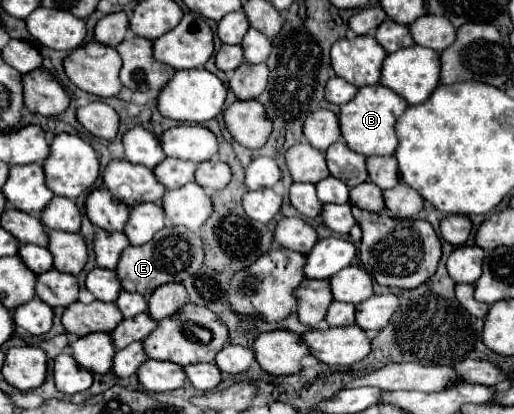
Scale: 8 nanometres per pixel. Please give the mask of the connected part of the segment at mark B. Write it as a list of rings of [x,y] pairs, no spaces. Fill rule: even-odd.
[[[375,84],[375,86],[363,86],[355,98],[347,104],[341,106],[339,112],[339,128],[341,128],[341,136],[345,138],[345,144],[366,157],[389,156],[393,155],[397,148],[397,136],[395,136],[395,120],[405,112],[407,102],[397,96],[393,90]]]

